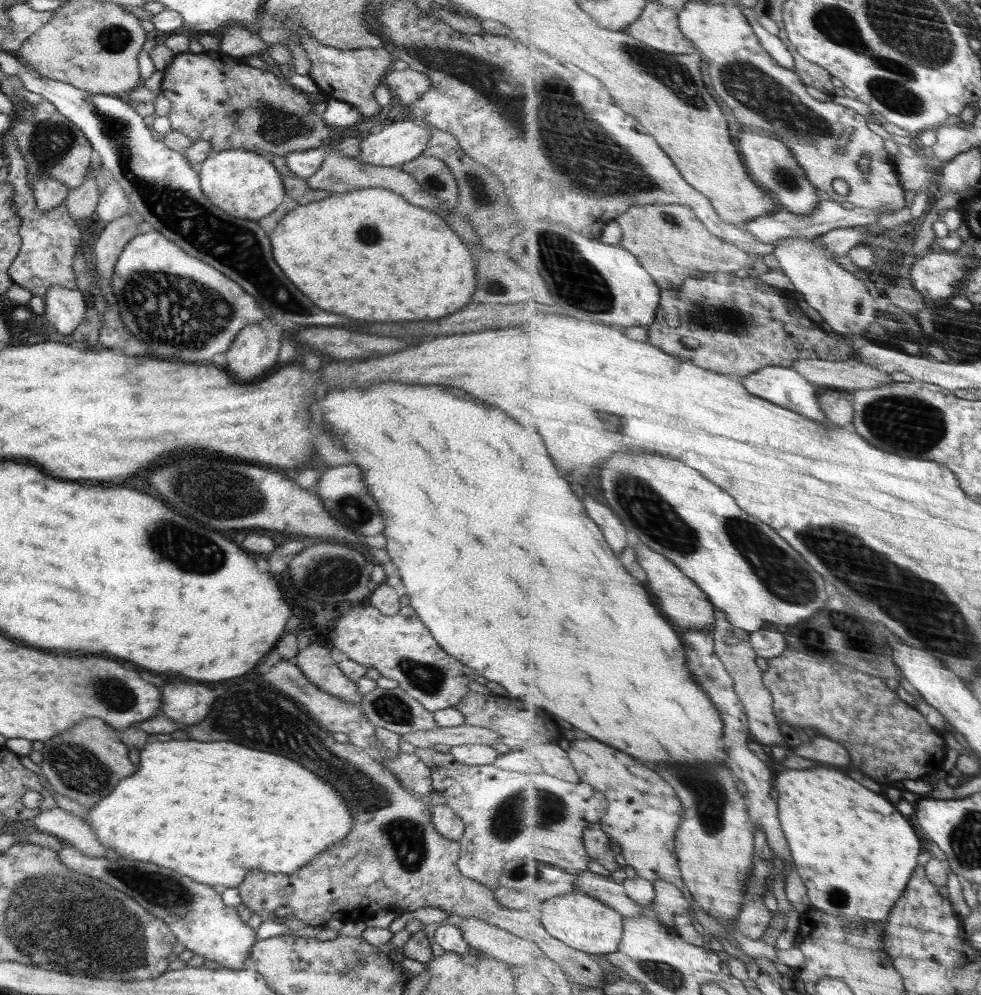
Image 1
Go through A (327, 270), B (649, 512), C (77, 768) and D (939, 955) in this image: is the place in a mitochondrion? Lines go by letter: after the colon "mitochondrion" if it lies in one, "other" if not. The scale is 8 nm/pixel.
A: other
B: mitochondrion
C: mitochondrion
D: other

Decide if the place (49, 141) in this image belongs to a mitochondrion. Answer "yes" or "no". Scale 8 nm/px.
yes

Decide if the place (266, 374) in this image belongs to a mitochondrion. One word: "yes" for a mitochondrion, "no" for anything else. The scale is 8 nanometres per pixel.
no

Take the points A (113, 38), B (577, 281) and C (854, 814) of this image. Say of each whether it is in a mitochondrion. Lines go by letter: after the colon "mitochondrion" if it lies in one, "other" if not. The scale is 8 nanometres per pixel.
A: mitochondrion
B: mitochondrion
C: other

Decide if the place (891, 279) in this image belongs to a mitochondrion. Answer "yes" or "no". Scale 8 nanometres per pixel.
no

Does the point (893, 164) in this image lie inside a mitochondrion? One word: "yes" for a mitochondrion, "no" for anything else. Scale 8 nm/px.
no

